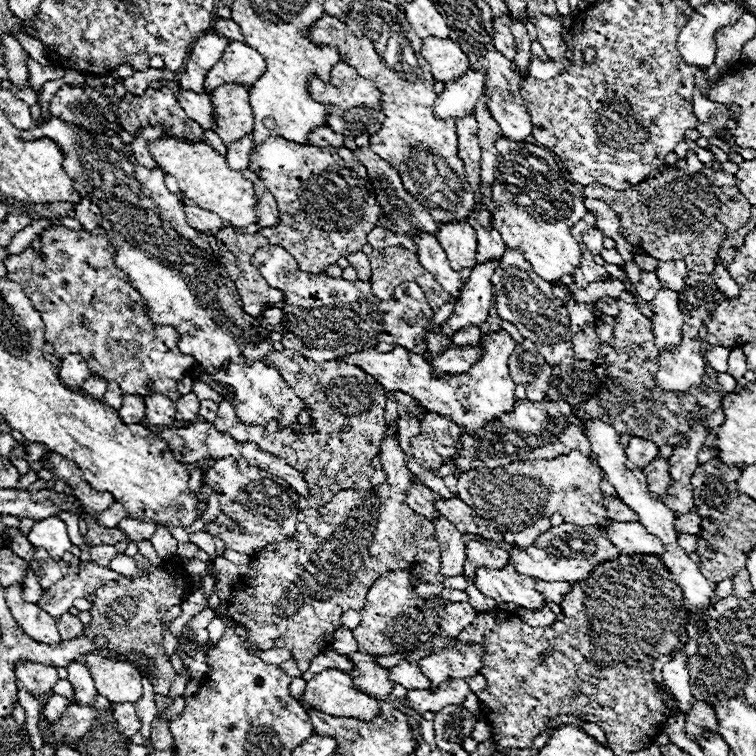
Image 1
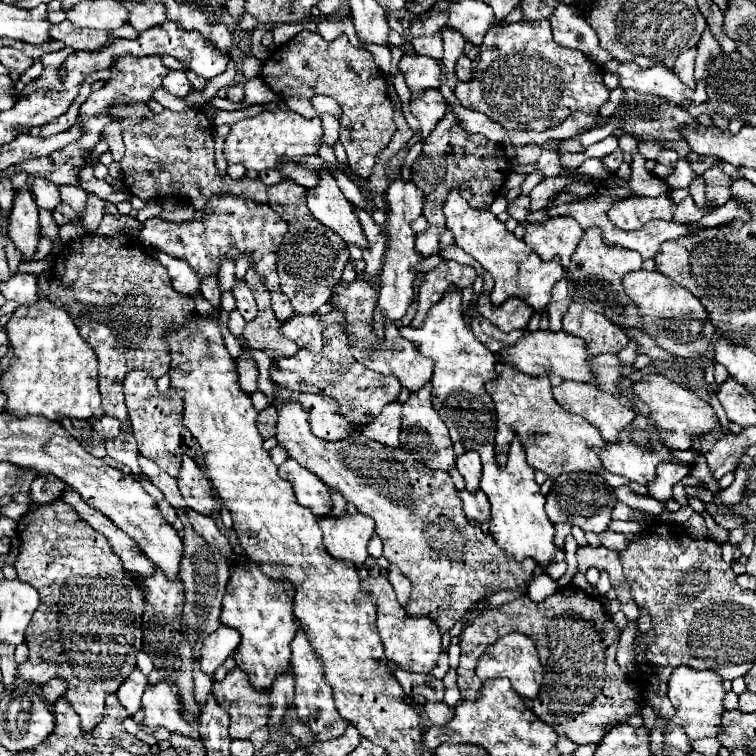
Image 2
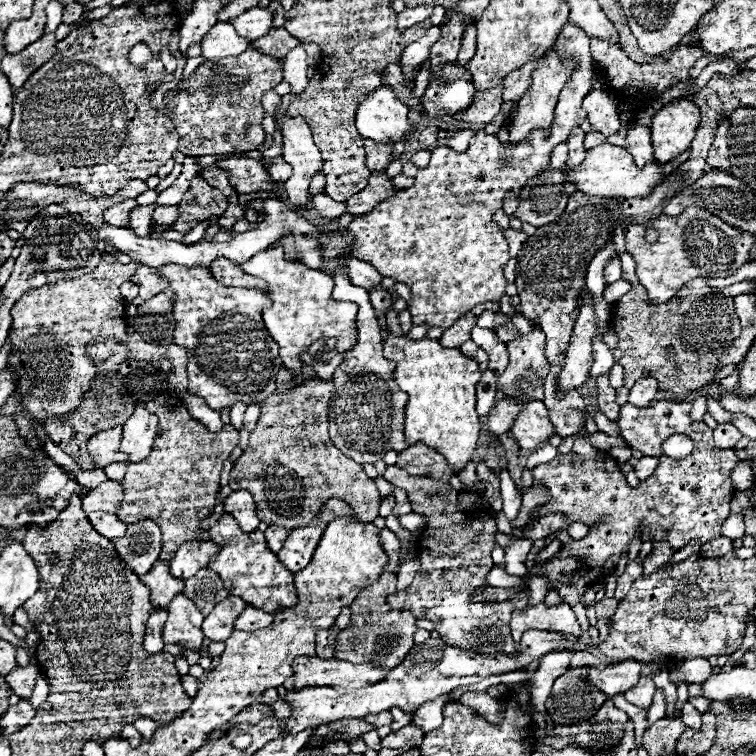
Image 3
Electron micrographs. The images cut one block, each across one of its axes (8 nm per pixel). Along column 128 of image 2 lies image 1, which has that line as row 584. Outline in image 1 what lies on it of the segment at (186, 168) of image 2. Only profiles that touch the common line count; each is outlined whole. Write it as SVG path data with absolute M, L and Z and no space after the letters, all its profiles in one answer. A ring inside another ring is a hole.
M140 553L134 556L134 559L137 567L144 570L146 574L140 578L120 576L118 580L112 580L100 586L96 590L96 600L90 608L92 622L84 630L84 634L88 634L88 638L96 638L96 646L108 646L112 652L118 652L120 658L116 660L126 660L122 654L132 652L132 650L152 656L154 668L160 672L160 678L154 680L154 690L156 694L166 696L172 676L176 676L172 662L162 648L164 630L170 628L170 622L166 622L166 614L172 606L182 604L184 596L192 588L192 578L186 574L184 566L176 562L176 558L164 560L164 566L160 568L152 568L152 564Z

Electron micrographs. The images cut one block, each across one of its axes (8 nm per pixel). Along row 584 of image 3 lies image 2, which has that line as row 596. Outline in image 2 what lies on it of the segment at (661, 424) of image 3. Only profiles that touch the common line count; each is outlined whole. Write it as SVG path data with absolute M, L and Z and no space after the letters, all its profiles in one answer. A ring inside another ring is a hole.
M564 586L544 602L536 604L526 594L516 600L498 606L484 608L480 600L464 614L464 630L460 634L460 666L458 688L462 700L476 700L480 696L480 680L474 674L478 658L498 638L510 632L522 632L534 640L540 660L552 664L552 674L546 676L546 686L540 688L536 700L524 700L524 704L546 724L554 724L554 732L576 744L596 744L604 736L606 722L626 722L630 714L642 710L642 682L622 680L622 672L616 664L618 632L608 618L608 612L596 602L594 596L576 588ZM554 686L554 694L552 688Z

